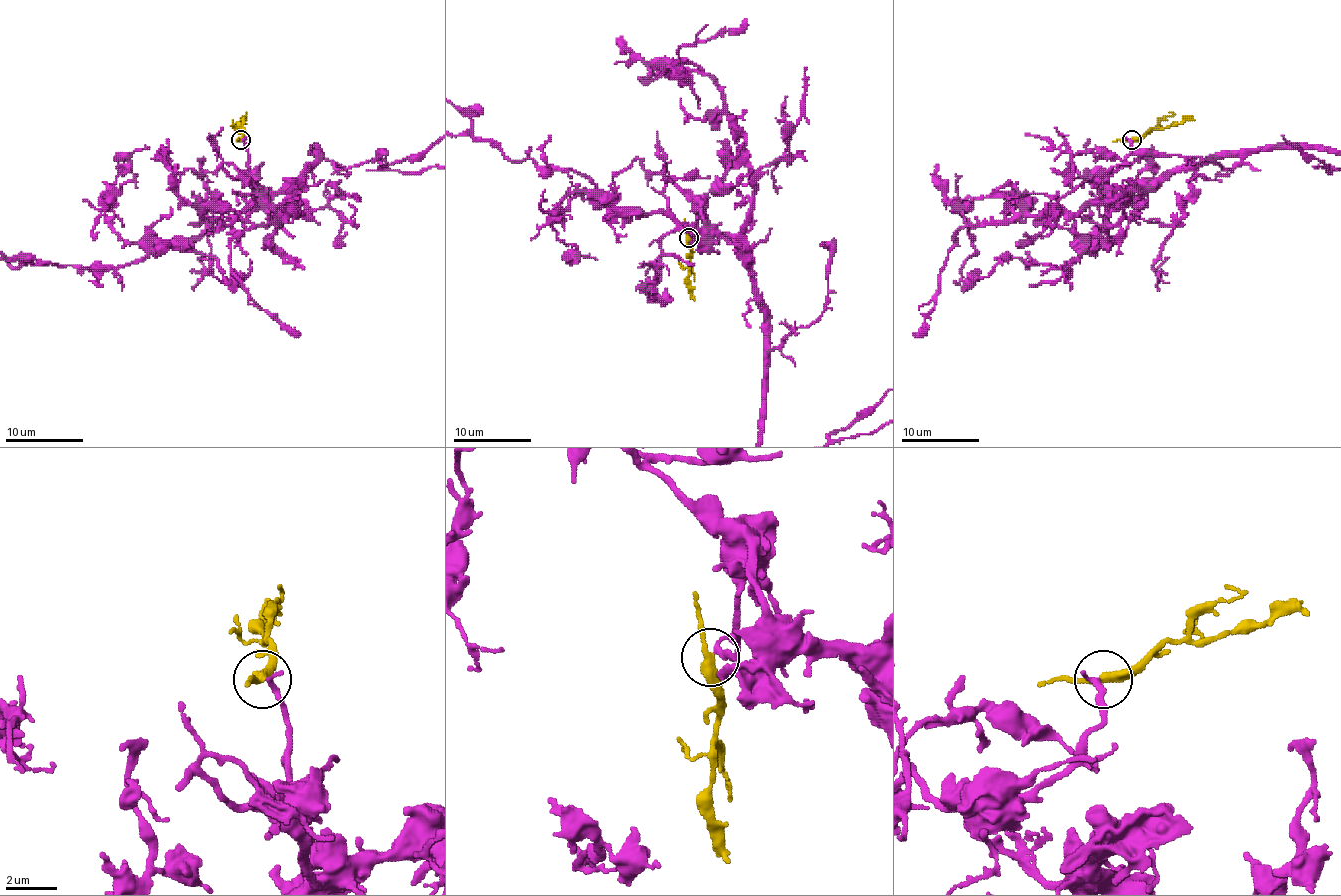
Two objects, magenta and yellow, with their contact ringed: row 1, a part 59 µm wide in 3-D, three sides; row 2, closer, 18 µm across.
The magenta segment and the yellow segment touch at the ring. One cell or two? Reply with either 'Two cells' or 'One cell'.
One cell

